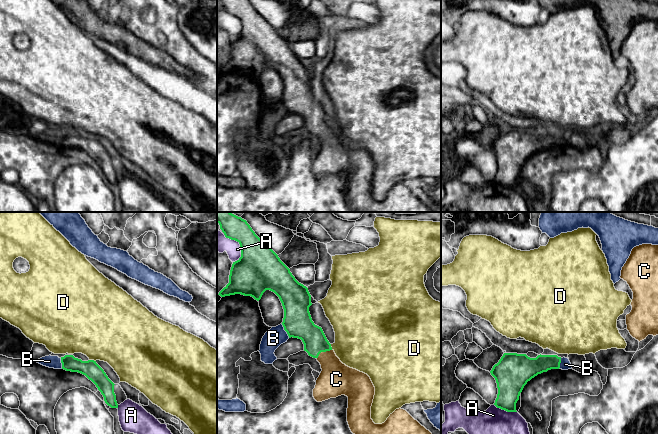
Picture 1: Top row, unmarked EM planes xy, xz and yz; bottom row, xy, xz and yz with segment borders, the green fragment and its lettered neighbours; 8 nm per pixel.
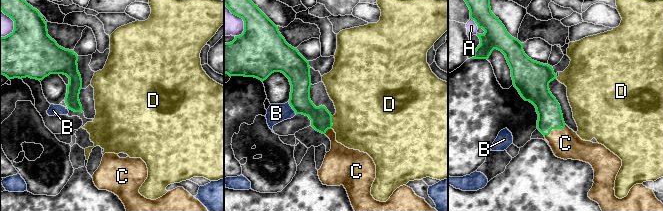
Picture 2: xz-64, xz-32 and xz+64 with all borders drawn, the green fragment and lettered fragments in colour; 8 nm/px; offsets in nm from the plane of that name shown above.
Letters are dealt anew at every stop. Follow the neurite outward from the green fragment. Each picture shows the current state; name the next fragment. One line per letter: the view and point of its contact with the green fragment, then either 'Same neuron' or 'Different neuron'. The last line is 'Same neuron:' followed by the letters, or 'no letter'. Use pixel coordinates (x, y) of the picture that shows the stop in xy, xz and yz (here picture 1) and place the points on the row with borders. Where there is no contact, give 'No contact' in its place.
A: Touches green at xz (240, 245). Different neuron
B: Touches green at xz (285, 330). Different neuron
C: Touches green at xz (323, 351). Same neuron
D: Touches green at xy (92, 360). Different neuron
Same neuron: C

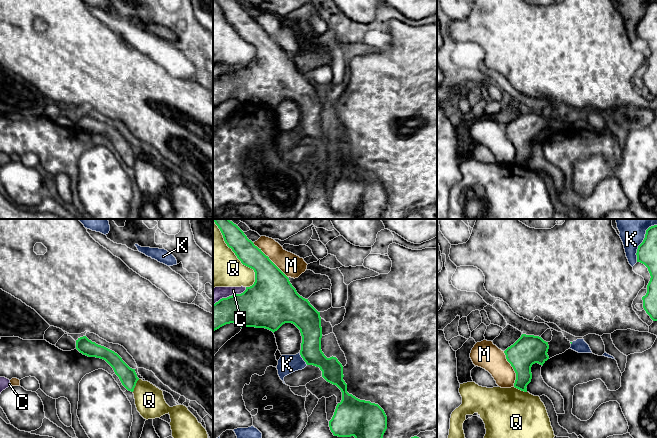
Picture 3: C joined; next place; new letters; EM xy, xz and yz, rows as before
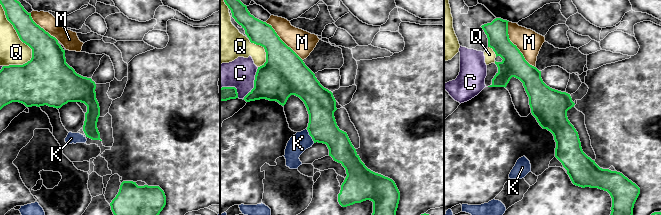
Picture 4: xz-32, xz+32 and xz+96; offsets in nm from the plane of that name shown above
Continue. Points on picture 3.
C: Touches green at xz (230, 296). Different neuron
K: Touches green at yz (643, 241). Different neuron
M: Touches green at xz (269, 259). Different neuron
Q: Touches green at xz (235, 254). Different neuron
Same neuron: no letter

